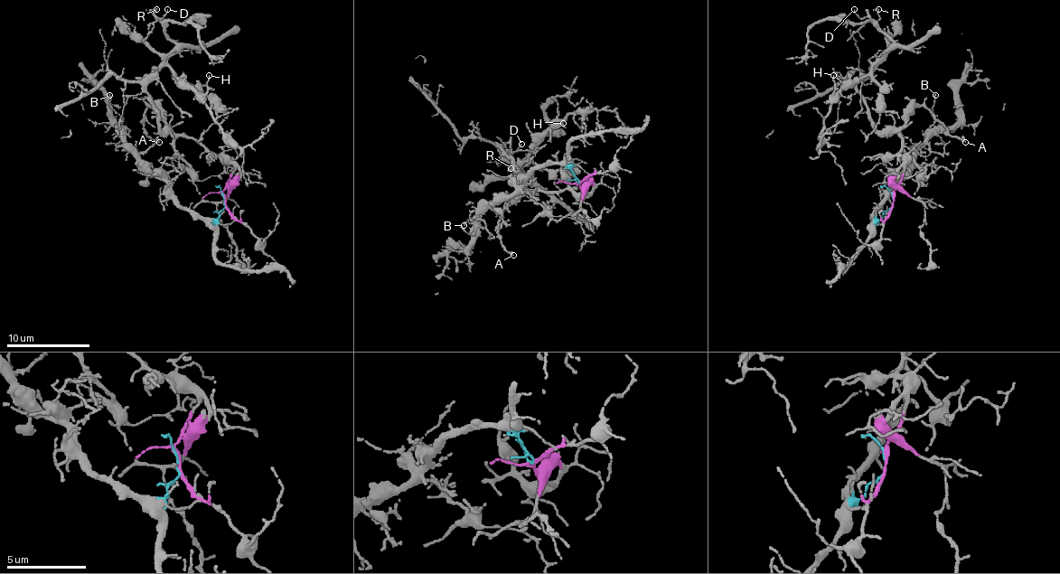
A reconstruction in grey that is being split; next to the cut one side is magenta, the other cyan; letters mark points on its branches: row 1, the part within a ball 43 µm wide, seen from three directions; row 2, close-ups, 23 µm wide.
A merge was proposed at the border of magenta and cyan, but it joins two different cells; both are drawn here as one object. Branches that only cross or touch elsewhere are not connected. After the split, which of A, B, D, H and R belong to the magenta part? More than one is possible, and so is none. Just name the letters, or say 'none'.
A, D, H, R

